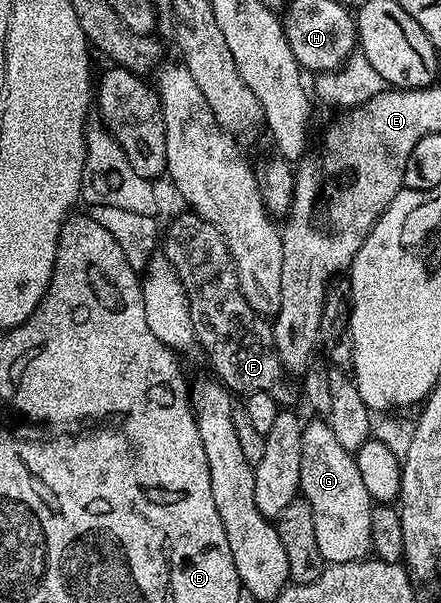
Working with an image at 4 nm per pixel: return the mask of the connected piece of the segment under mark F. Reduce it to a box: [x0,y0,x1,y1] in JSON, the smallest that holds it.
[161,210,301,406]

